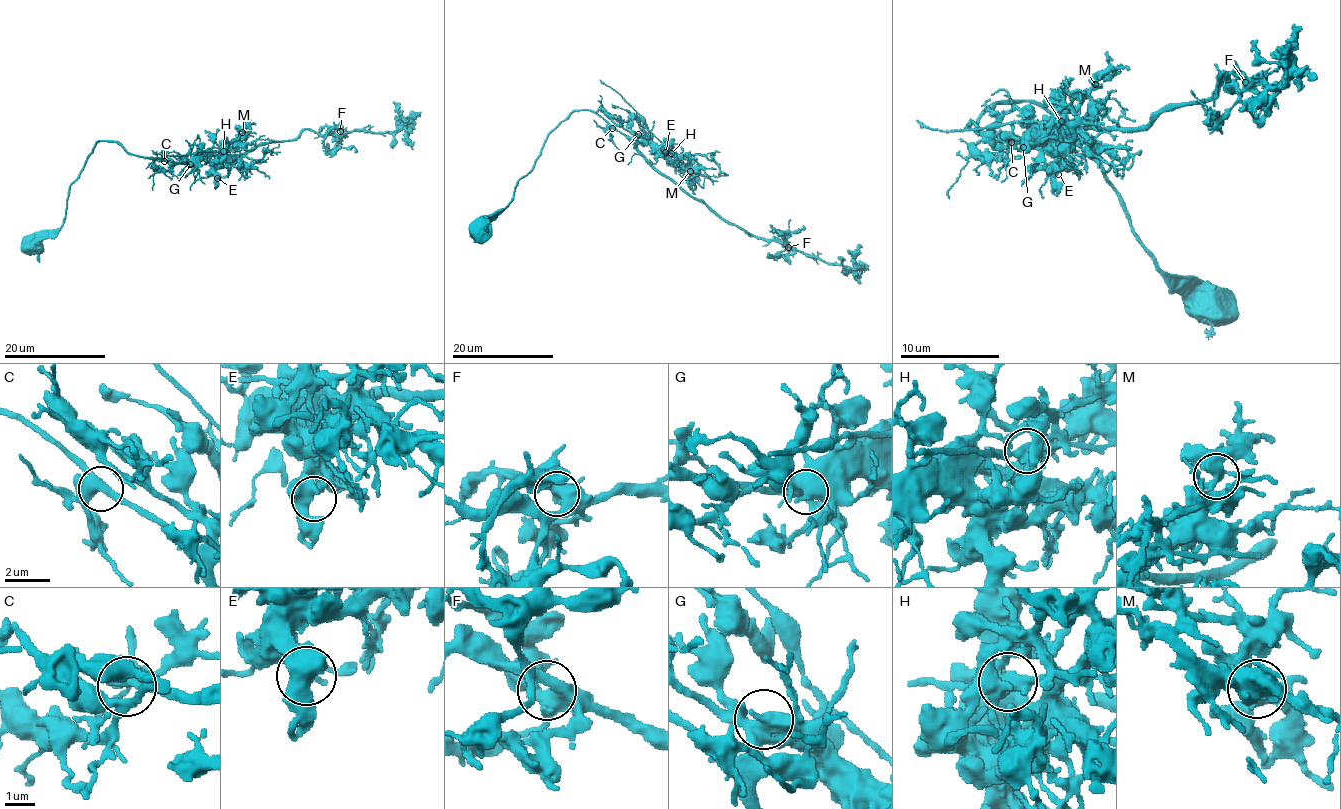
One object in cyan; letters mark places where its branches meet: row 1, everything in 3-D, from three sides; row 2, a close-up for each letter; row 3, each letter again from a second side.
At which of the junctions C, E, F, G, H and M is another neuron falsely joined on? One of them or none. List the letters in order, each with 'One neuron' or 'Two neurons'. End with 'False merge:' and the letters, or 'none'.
C: One neuron
E: One neuron
F: One neuron
G: One neuron
H: Two neurons
M: One neuron
False merge: H

